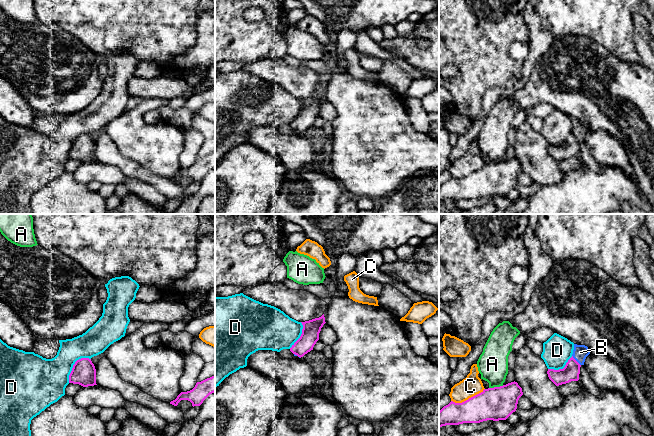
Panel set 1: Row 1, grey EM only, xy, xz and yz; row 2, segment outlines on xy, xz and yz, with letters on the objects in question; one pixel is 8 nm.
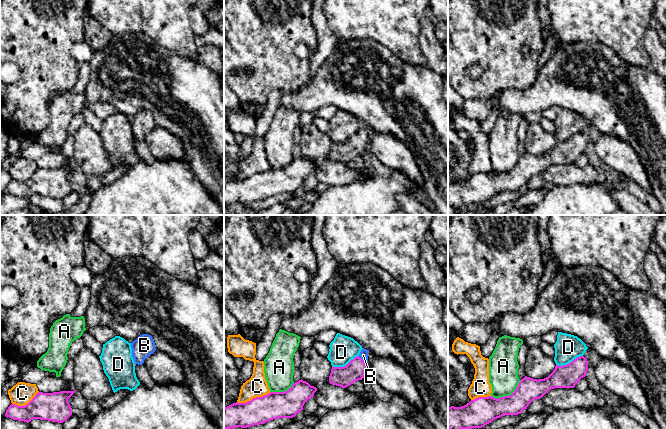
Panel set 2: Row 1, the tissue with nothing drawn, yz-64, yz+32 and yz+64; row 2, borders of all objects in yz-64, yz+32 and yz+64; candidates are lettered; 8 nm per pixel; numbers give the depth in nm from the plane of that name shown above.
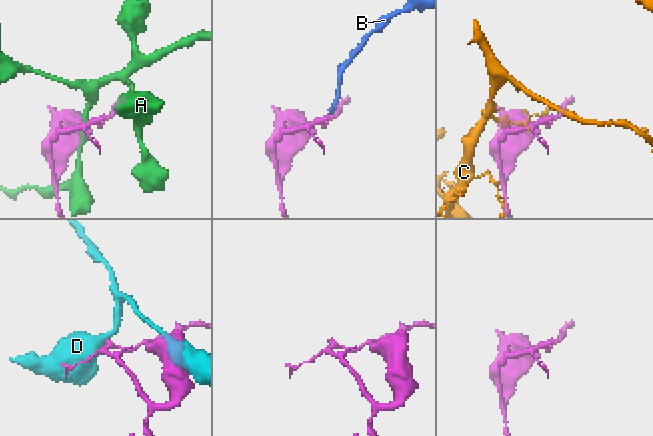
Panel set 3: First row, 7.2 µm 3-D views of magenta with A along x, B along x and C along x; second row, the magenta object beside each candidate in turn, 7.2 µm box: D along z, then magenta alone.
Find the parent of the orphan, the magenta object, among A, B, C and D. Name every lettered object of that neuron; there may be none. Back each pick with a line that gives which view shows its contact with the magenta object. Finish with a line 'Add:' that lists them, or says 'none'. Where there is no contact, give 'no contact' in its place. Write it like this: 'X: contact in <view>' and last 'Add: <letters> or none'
B: contact in yz
Add: B

